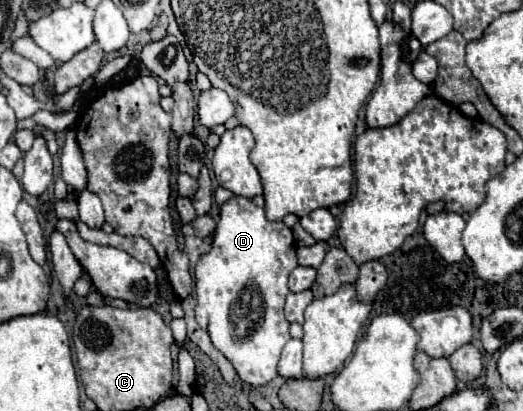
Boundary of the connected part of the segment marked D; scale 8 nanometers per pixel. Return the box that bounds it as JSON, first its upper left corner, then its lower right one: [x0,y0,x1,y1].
[194,196,298,386]

